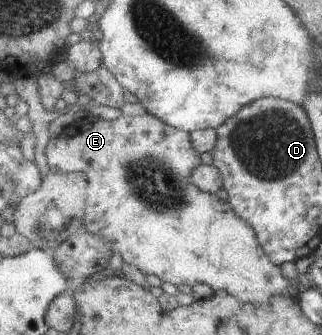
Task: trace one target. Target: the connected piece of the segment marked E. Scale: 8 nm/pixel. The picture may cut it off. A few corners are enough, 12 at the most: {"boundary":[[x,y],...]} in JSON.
{"boundary":[[82,118],[45,153],[88,173],[84,230],[173,286],[294,296],[256,231],[190,181],[191,134]]}

